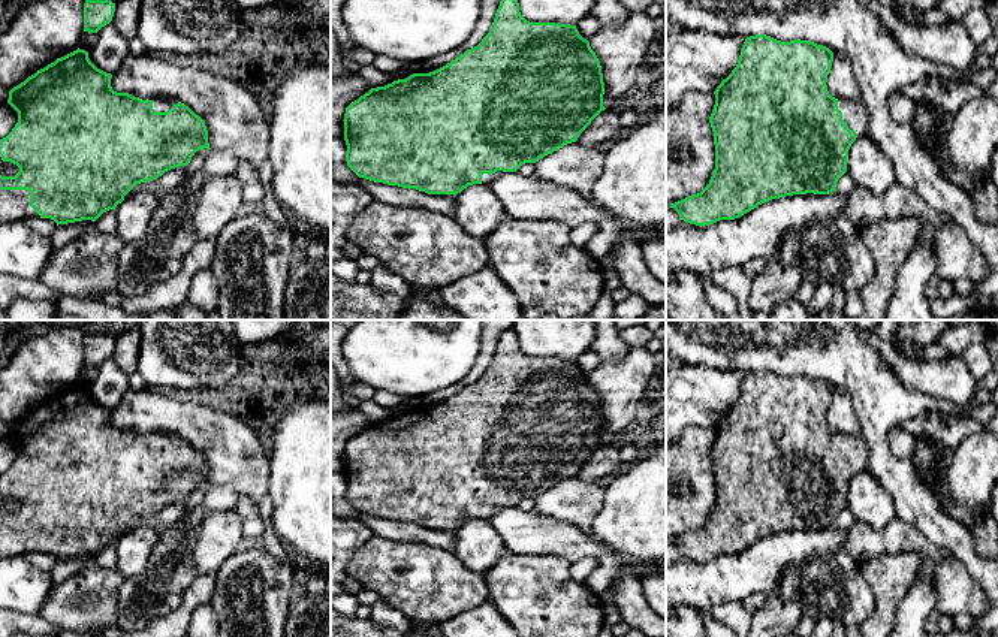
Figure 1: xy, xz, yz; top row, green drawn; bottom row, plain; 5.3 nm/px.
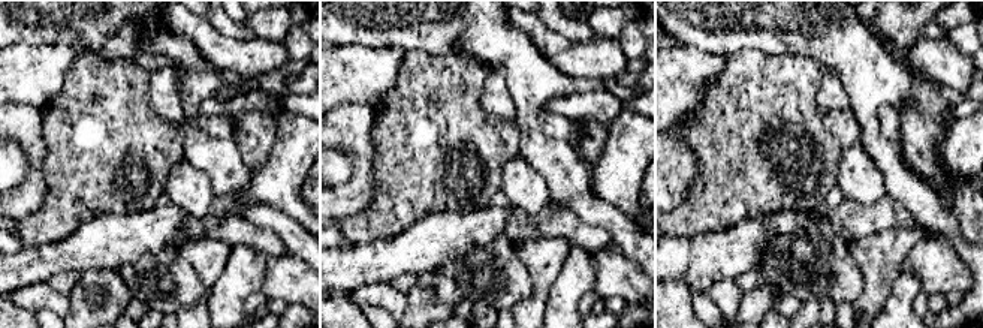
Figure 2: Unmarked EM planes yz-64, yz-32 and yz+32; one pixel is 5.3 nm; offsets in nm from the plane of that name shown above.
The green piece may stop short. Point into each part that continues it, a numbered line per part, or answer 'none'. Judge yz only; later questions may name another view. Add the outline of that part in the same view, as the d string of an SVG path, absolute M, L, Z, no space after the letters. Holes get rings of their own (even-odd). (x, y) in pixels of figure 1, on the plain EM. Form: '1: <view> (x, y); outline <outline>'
1: yz (855, 449); outline M838 434L838 444L842 449L844 458L848 461L850 465L856 467L857 473L866 467L869 450L862 434Z

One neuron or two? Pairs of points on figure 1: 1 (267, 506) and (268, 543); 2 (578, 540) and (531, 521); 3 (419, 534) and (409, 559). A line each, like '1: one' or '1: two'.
1: one
2: one
3: two

